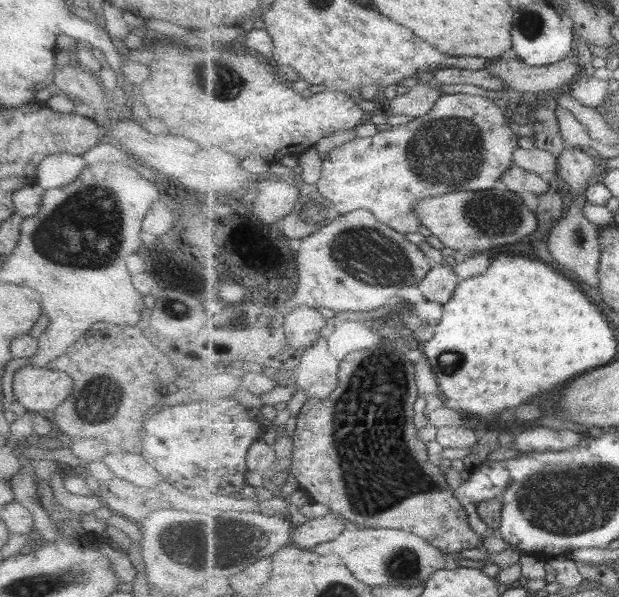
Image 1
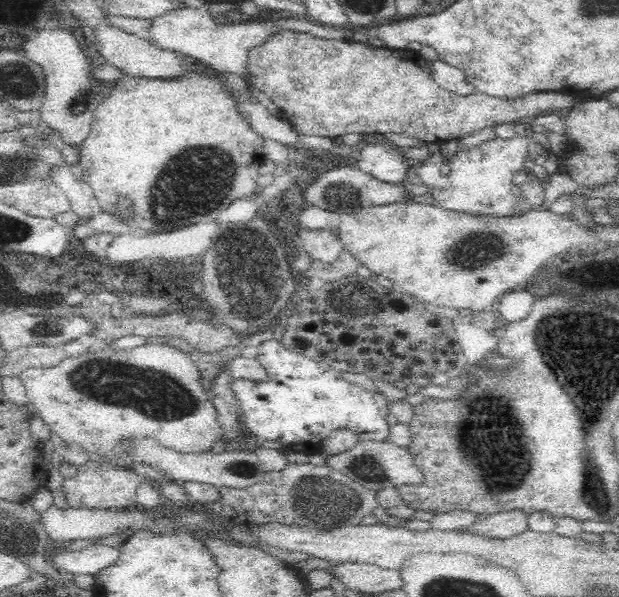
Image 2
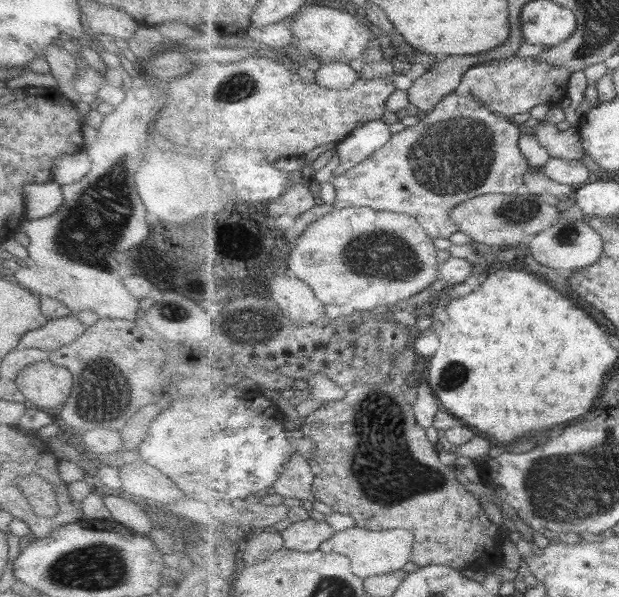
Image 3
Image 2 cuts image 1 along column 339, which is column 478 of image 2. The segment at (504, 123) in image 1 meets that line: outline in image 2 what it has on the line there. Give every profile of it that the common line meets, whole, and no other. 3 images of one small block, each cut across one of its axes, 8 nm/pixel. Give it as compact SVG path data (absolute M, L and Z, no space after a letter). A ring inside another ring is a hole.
M515 135L510 139L488 139L480 145L474 144L471 149L458 150L454 156L443 156L441 152L436 151L425 161L411 164L410 169L415 170L422 184L429 188L428 196L436 200L436 204L446 210L461 213L476 213L484 216L509 217L518 212L516 206L517 198L514 197L514 185L512 178L518 170L525 168L525 157L527 156L528 145L532 139L527 135Z

